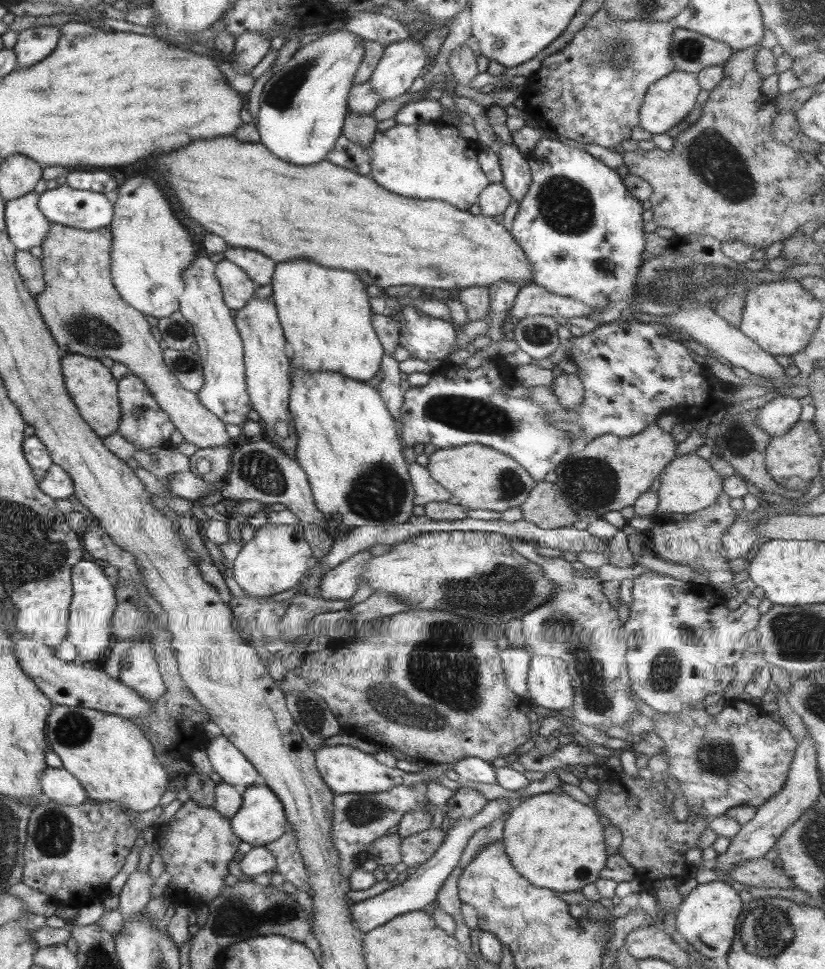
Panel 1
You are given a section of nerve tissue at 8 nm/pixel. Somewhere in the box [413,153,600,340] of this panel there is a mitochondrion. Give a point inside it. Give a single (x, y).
(564, 204)

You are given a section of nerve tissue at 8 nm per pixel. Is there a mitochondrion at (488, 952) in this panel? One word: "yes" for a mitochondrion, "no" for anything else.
no

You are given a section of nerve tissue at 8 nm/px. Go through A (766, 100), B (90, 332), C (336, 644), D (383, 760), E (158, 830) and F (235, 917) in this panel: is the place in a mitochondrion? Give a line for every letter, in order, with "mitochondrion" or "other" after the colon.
A: other
B: mitochondrion
C: other
D: other
E: other
F: mitochondrion

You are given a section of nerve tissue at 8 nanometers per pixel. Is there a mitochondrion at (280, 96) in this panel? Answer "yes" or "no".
yes

